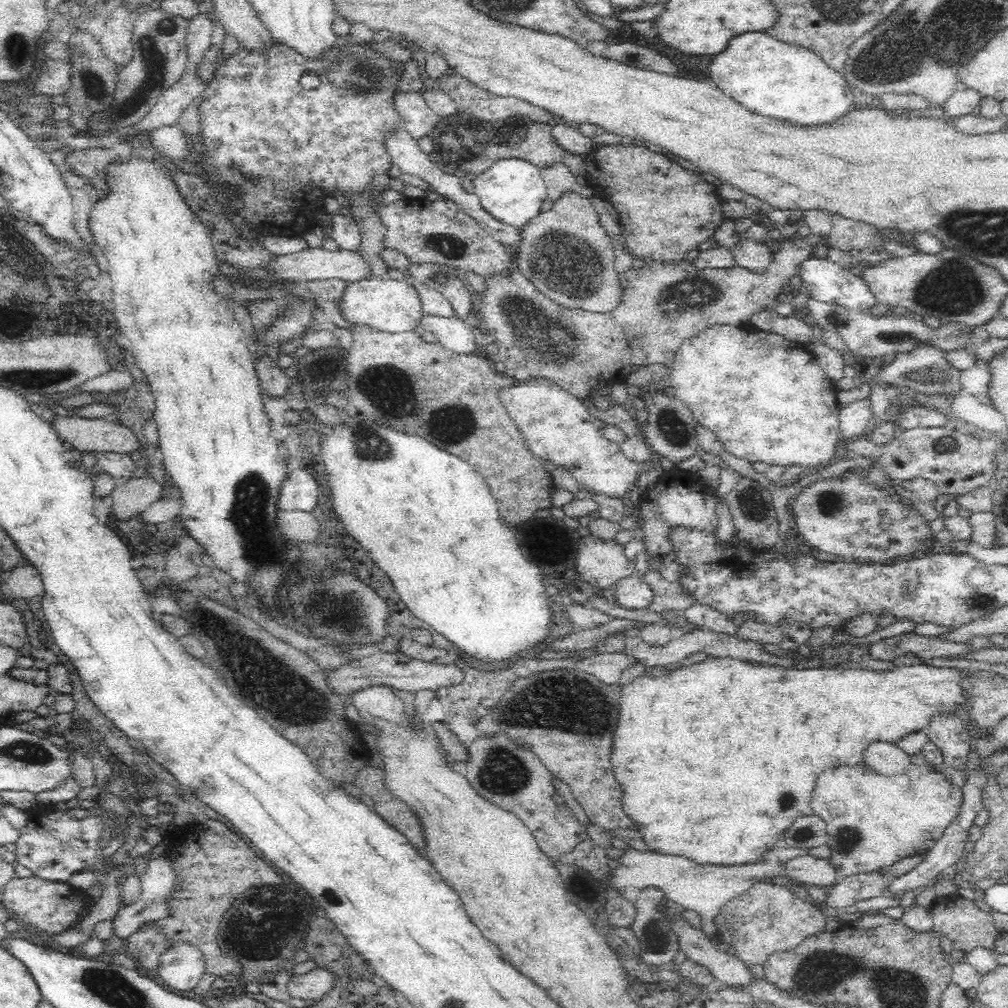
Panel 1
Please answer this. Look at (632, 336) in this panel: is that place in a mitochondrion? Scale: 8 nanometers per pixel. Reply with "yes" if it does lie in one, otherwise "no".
yes

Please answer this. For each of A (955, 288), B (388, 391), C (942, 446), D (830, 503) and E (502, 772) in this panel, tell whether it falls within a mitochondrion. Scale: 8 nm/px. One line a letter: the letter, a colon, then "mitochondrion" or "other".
A: mitochondrion
B: mitochondrion
C: mitochondrion
D: mitochondrion
E: mitochondrion

